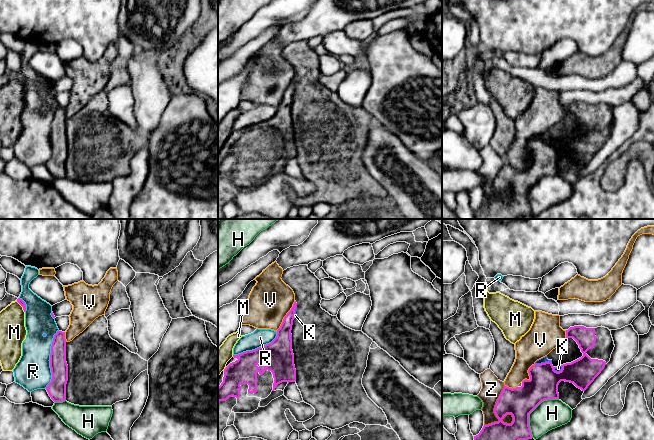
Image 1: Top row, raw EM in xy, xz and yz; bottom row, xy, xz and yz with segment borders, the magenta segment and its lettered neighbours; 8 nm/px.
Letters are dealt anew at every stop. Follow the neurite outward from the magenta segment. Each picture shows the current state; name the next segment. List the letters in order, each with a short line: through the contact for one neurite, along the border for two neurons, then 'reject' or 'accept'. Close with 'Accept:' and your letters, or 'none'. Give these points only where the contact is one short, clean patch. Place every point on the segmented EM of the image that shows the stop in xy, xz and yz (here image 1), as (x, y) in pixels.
H: reject
K: line yz (551, 362), (545, 361), (535, 364); reject
M: reject
R: reject
V: reject
Z: reject
Accept: none

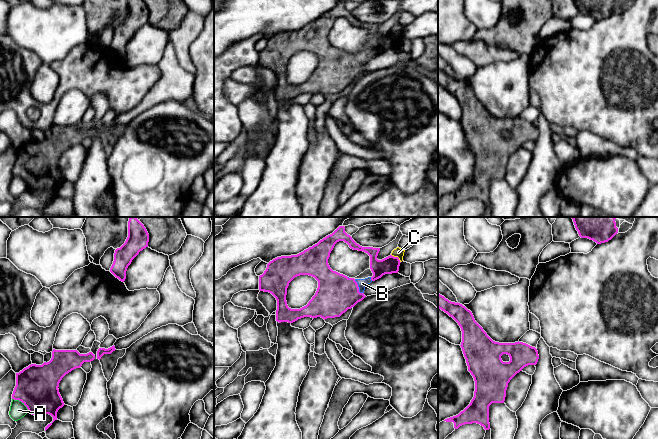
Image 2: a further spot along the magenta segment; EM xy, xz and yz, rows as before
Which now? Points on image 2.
A: reject
B: line xz (336, 293), (348, 292), (358, 287), (362, 283); accept
C: line xz (391, 254), (396, 256), (400, 262); reject
Accept: B

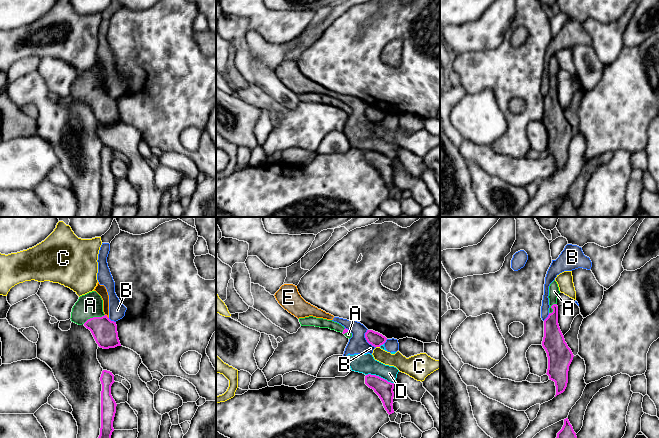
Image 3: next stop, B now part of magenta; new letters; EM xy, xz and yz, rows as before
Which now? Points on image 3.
A: line xy (104, 331), (93, 317), (90, 313), (90, 305); accept
B: reject
C: reject
D: line xz (366, 374), (375, 374), (394, 383); reject
E: line xy (105, 314), (108, 318); reject
Accept: A

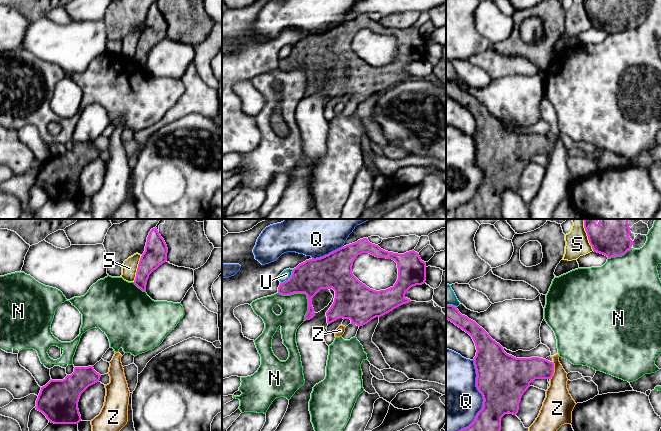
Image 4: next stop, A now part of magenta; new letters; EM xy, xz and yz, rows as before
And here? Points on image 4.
N: reject
Q: reject
S: reject
U: reject
Z: line yz (553, 362), (553, 375), (550, 379); reject
Accept: none

